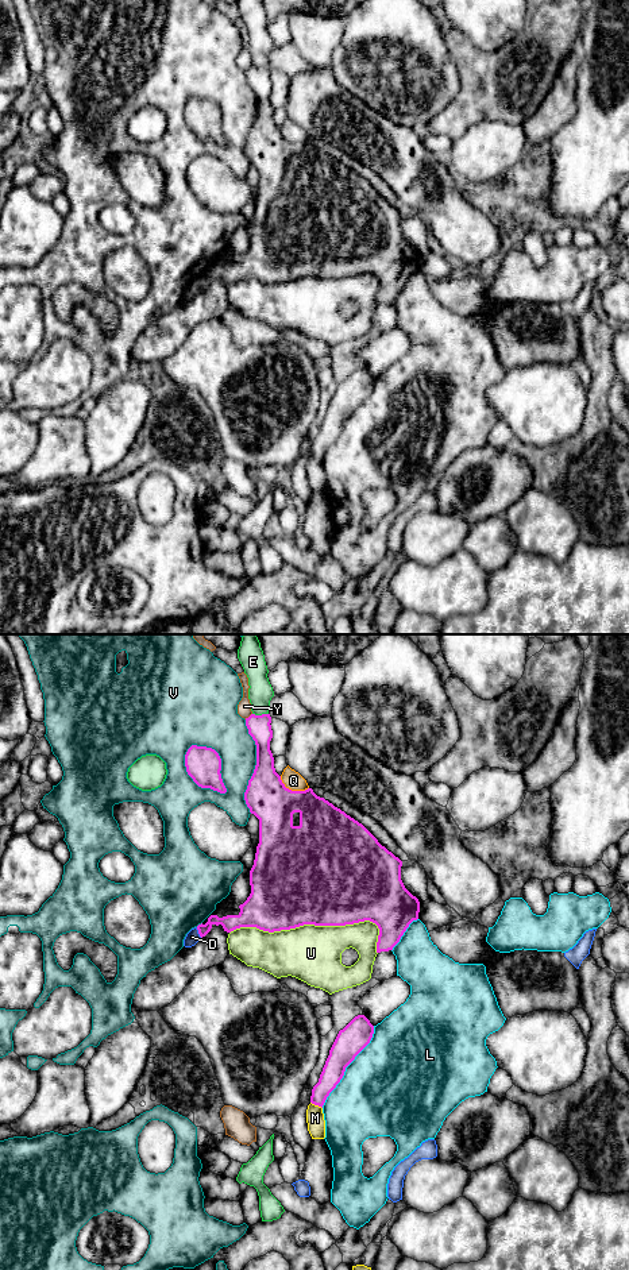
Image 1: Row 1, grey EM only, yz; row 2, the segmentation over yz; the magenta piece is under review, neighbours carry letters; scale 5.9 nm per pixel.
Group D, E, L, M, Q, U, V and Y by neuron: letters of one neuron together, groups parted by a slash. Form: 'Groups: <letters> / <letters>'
Groups: D / E / L / M / Q / U / V / Y

